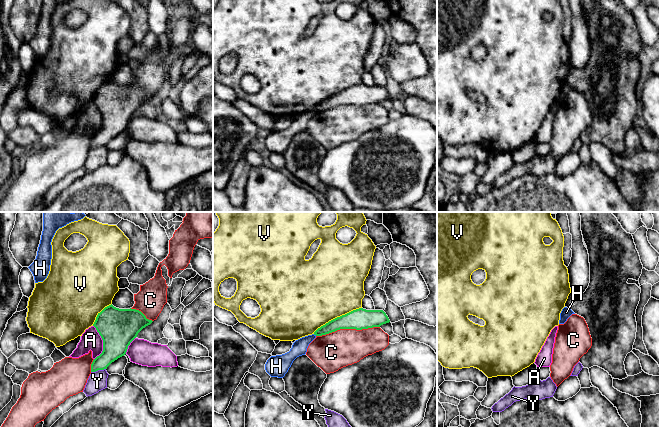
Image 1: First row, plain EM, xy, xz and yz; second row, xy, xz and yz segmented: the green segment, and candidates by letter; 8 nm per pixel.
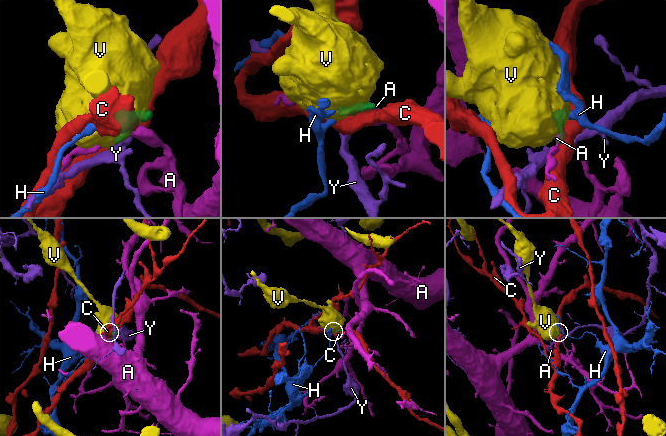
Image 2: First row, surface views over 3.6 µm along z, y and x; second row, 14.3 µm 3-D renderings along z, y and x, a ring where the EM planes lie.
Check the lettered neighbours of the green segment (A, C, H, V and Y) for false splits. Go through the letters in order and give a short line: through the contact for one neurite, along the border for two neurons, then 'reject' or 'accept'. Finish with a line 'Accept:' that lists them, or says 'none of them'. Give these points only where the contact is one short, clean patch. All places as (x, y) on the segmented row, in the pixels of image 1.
A: line xy (93, 325), (102, 340), (102, 351), (94, 359); reject
C: reject
H: line xz (313, 334), (316, 335); reject
V: line xz (361, 307), (329, 320), (313, 333); reject
Y: line xy (105, 368), (91, 372); reject
Accept: none of them

